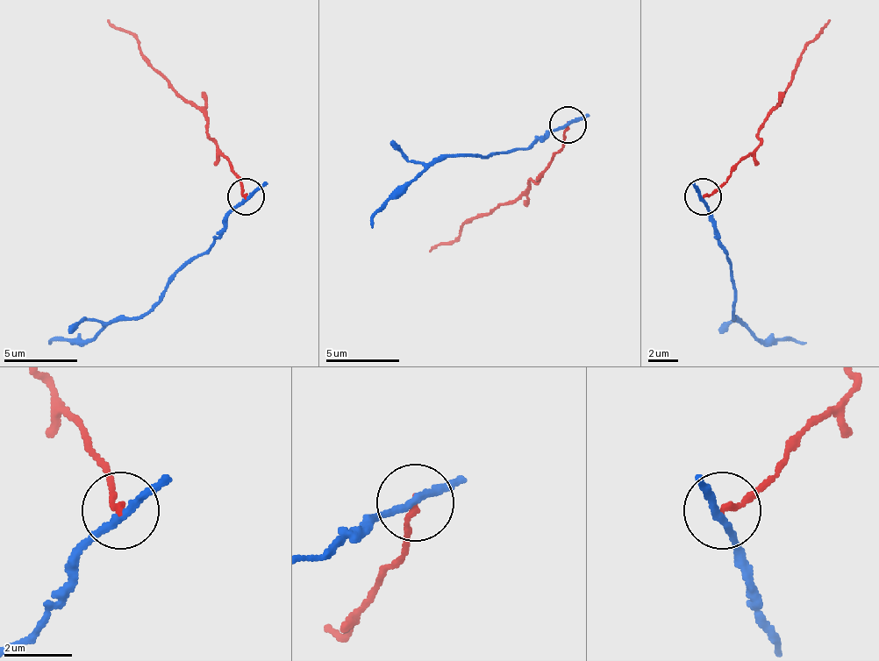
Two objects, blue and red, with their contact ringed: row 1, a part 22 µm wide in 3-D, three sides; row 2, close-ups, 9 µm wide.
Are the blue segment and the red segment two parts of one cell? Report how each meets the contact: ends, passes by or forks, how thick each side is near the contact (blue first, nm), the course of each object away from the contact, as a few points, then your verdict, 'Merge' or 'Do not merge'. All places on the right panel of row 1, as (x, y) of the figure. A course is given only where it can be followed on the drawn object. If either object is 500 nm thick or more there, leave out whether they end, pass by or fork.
At the ring blue passes by. At the ring red ends. Thickness 200 nm (blue) against 160 nm. Course of blue: (702, 197), (713, 220), (713, 234), (728, 252), (735, 319), (739, 319), (765, 341), (798, 341), (805, 344). Course of red: (702, 197), (761, 142), (757, 127), (787, 90), (798, 58), (831, 21). Do not merge

